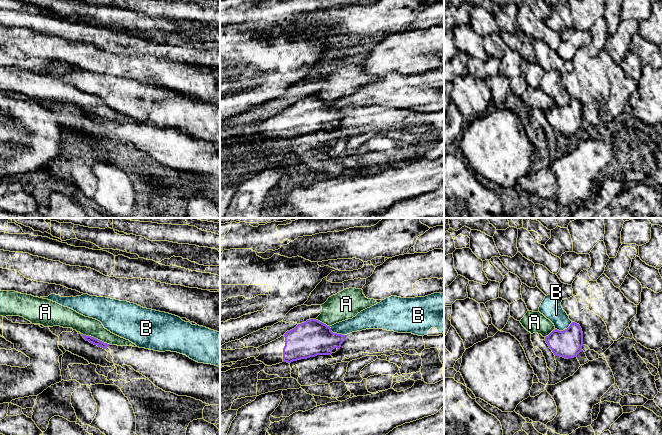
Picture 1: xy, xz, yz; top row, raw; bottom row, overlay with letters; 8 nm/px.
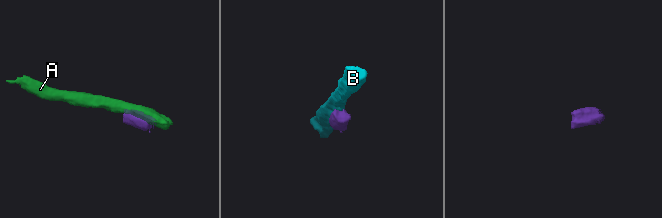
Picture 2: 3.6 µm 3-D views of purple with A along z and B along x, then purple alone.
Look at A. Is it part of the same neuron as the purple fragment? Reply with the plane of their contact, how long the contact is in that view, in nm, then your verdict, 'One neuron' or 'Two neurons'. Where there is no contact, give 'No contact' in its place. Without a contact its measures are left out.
Touches purple in xy. Shared border 260 nm. Two neurons

